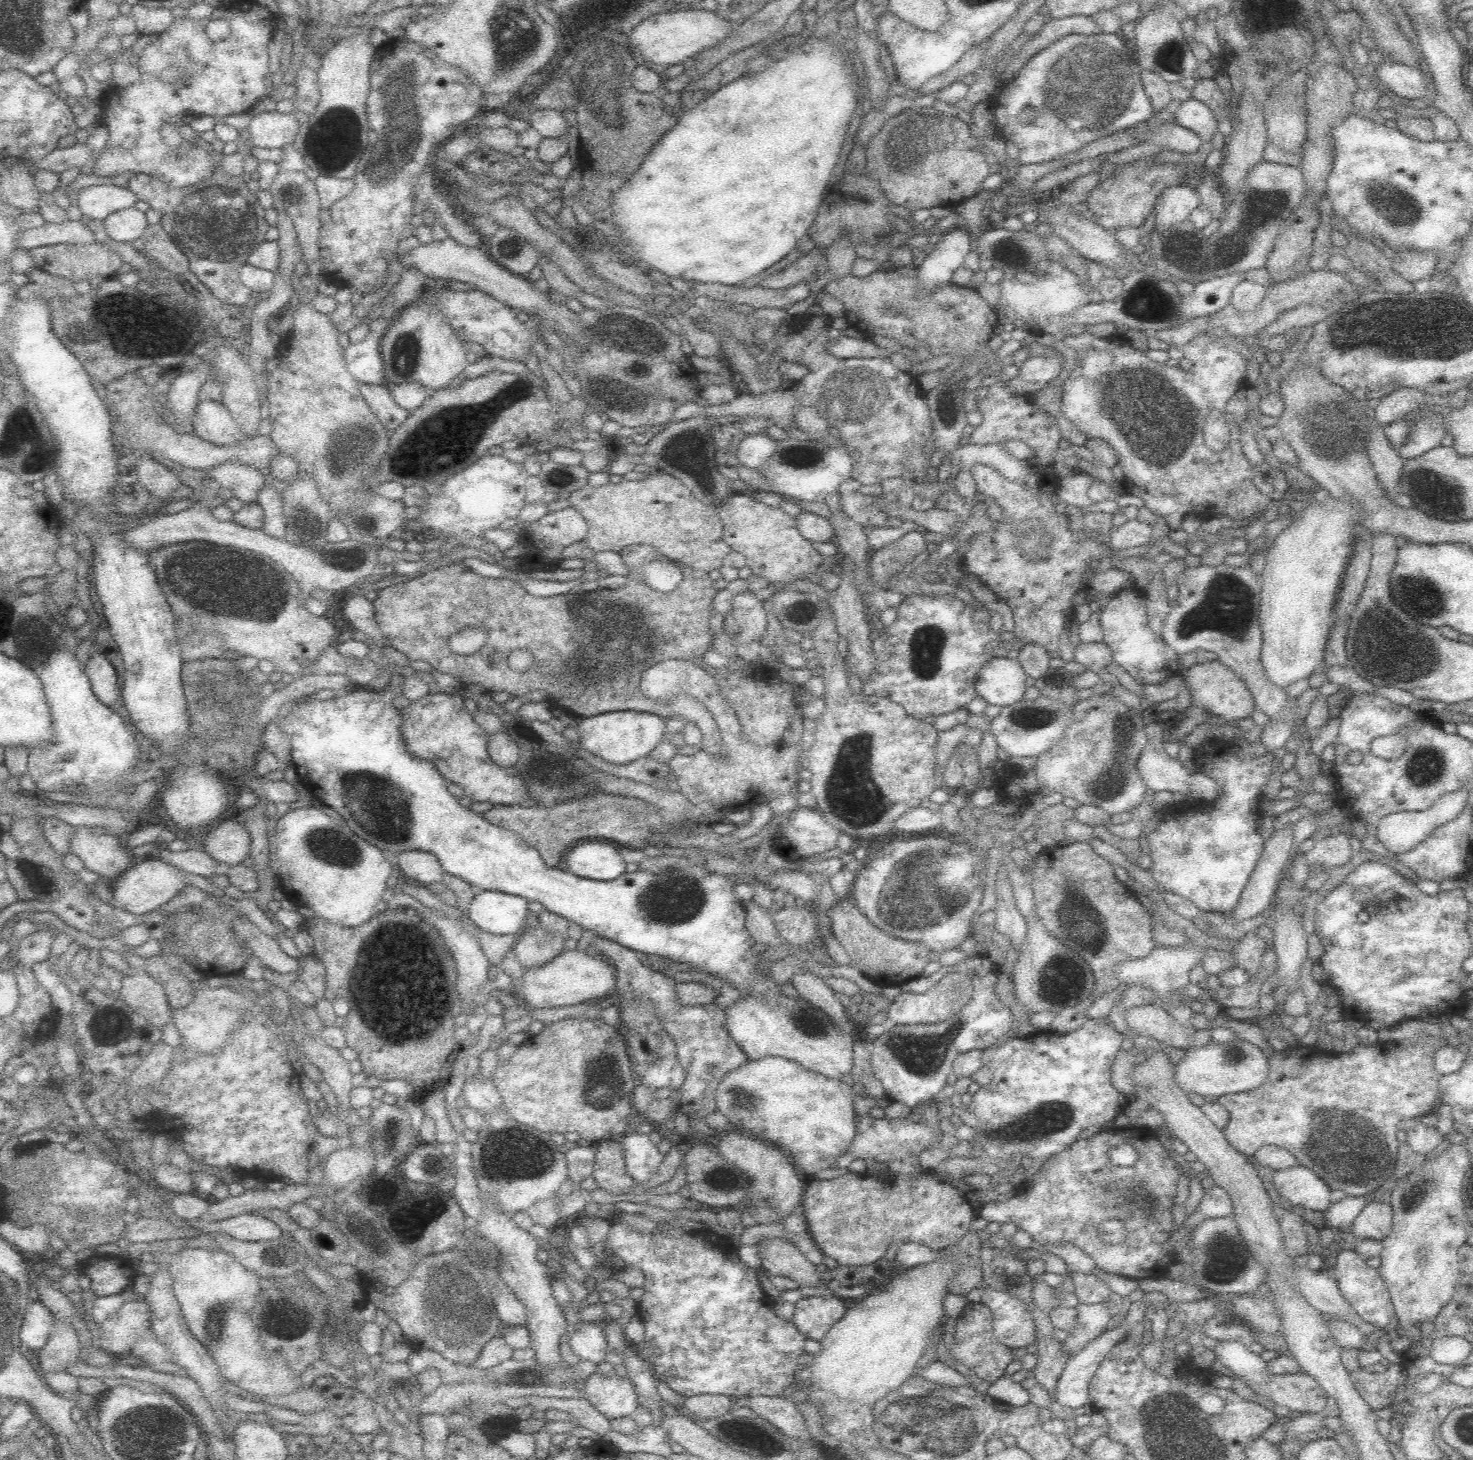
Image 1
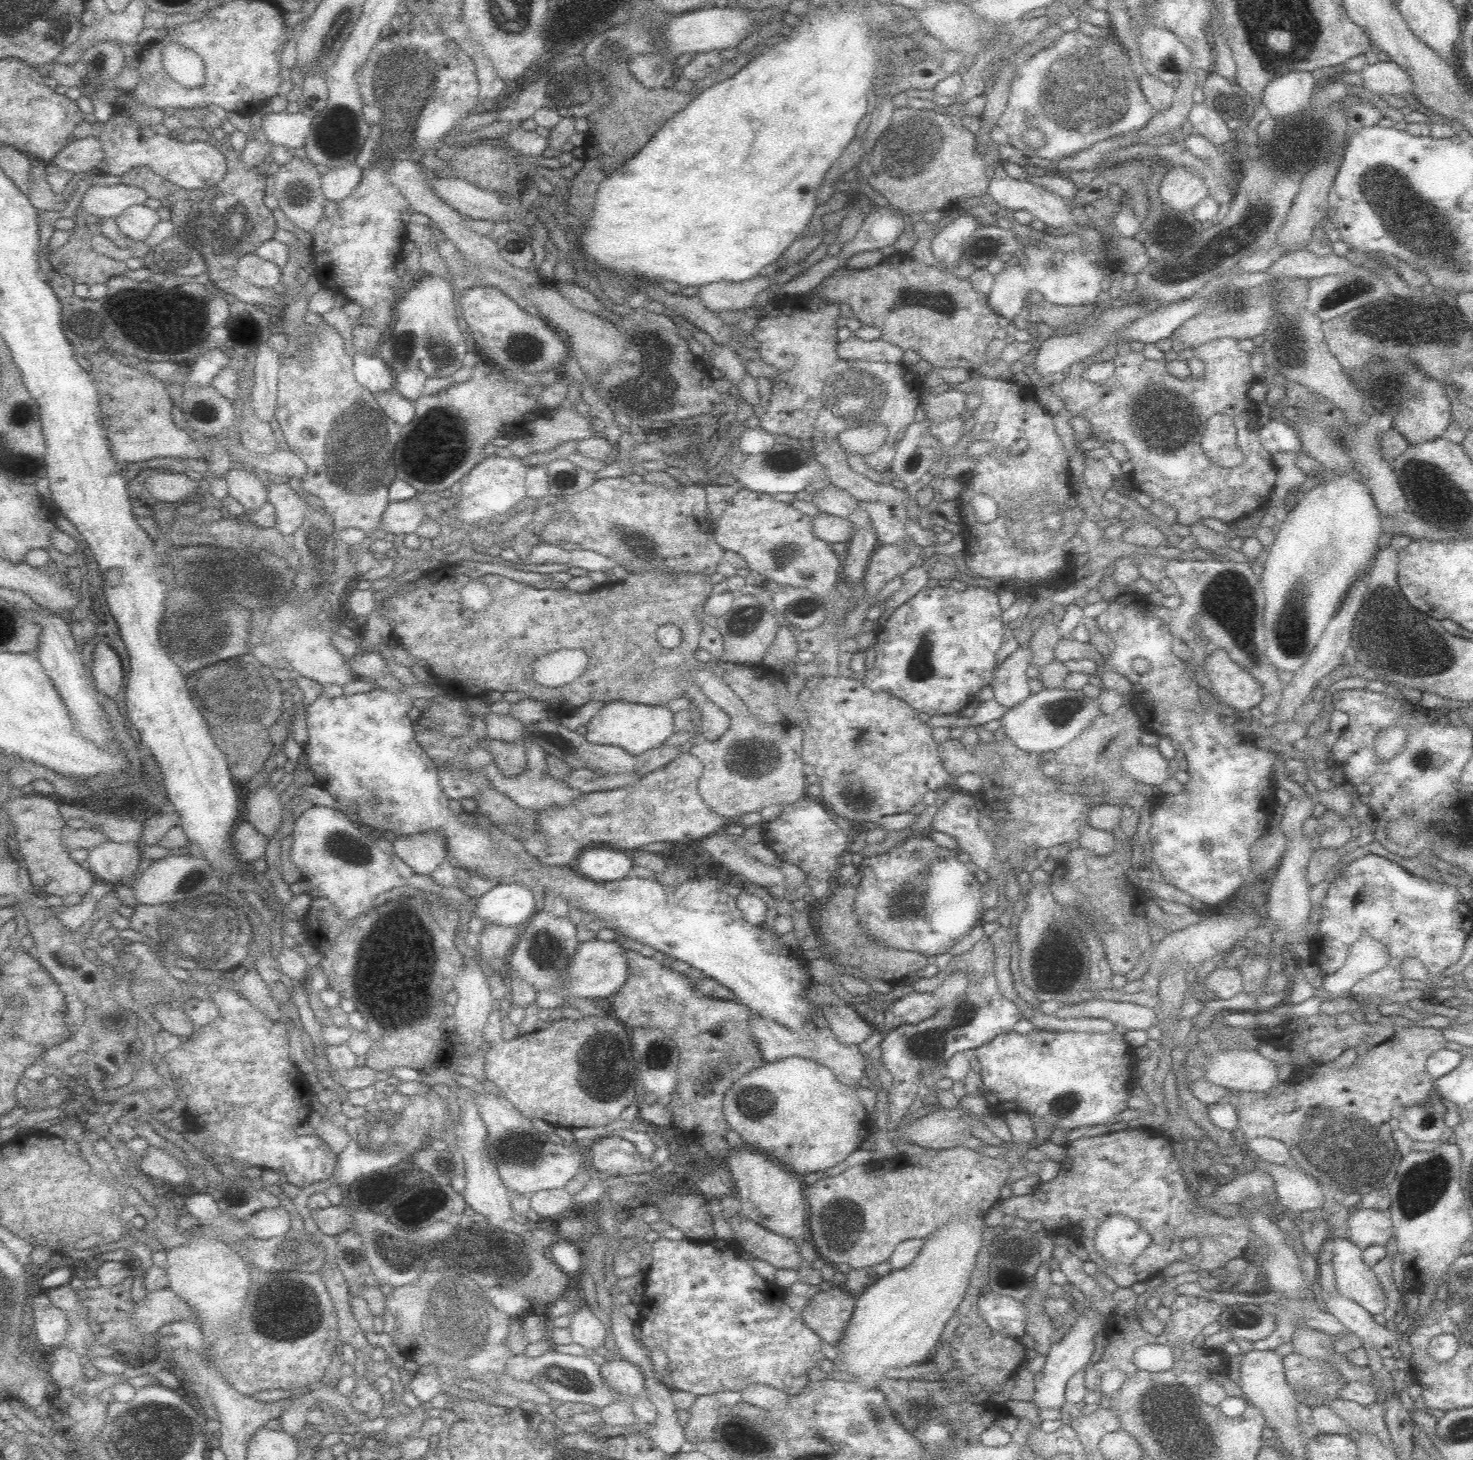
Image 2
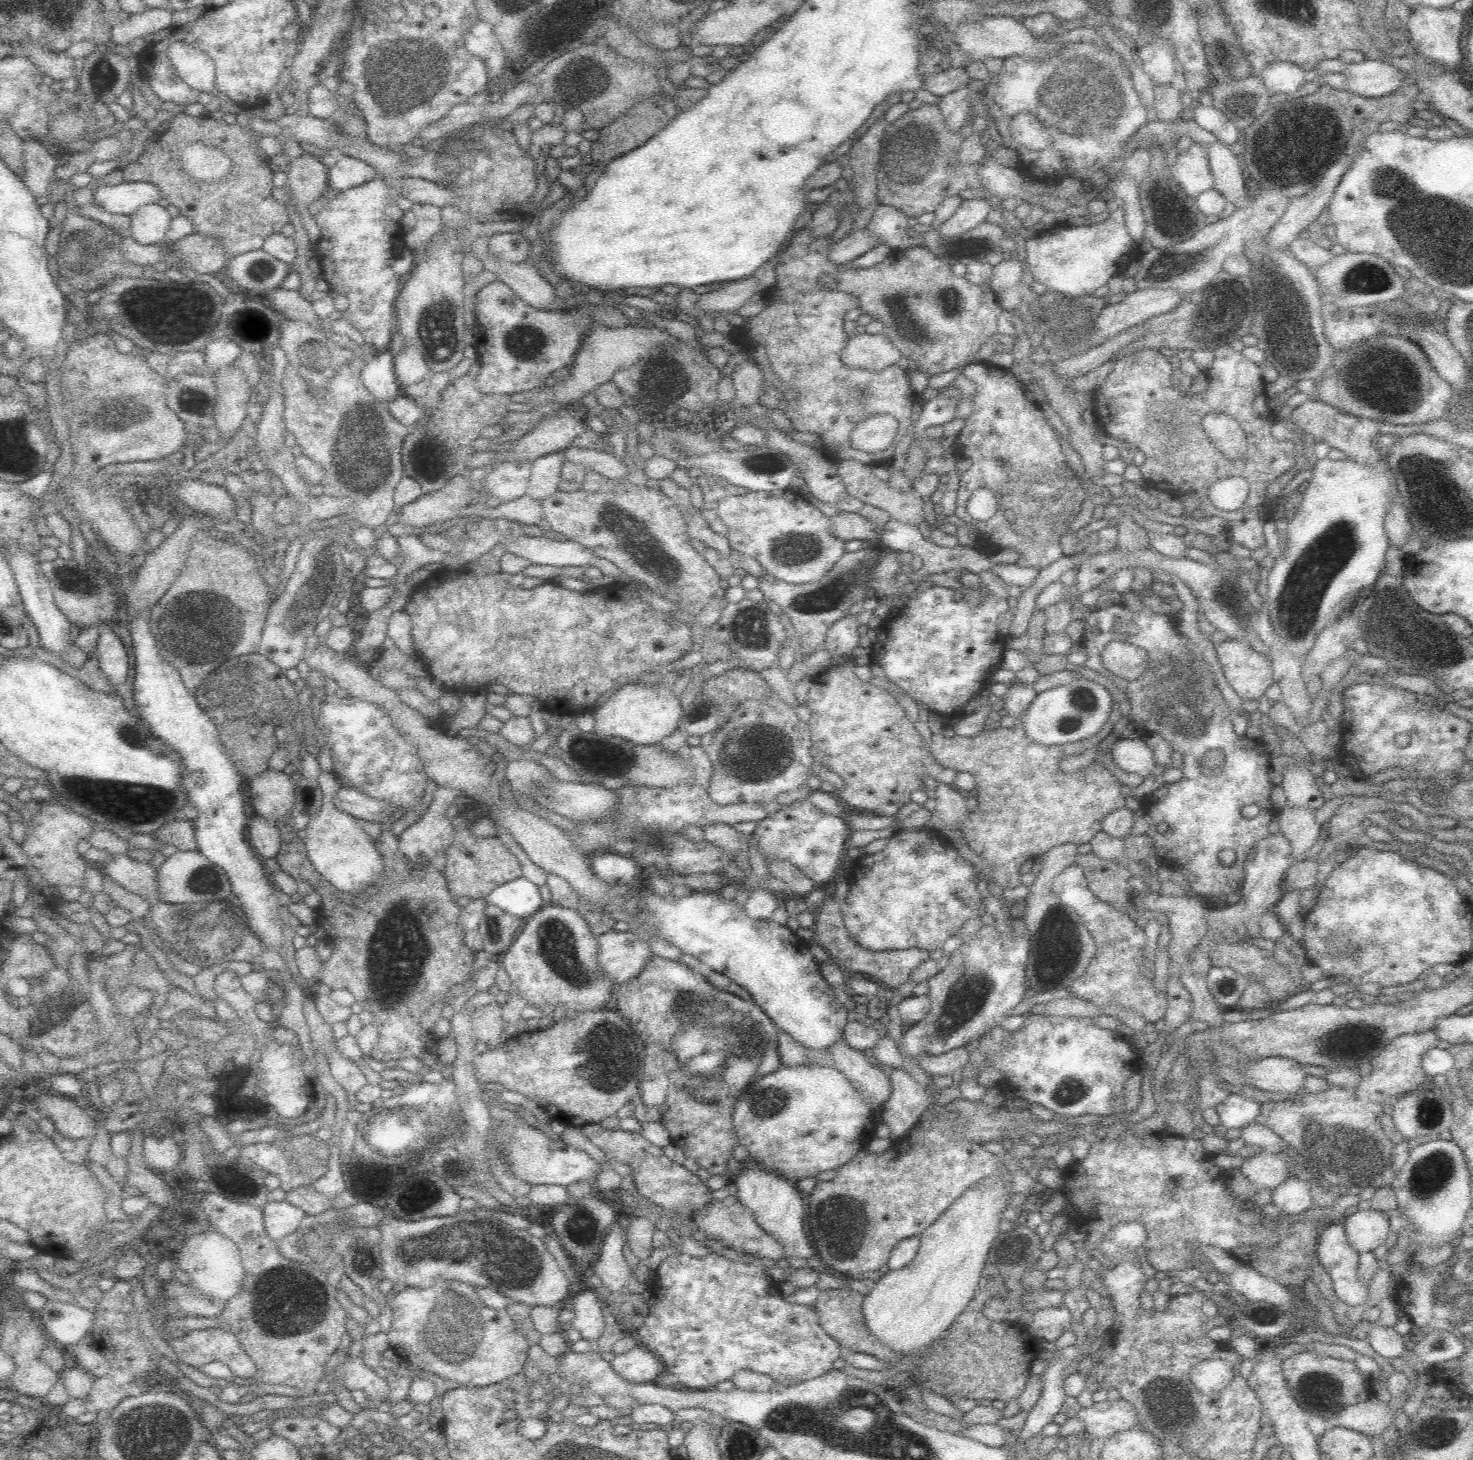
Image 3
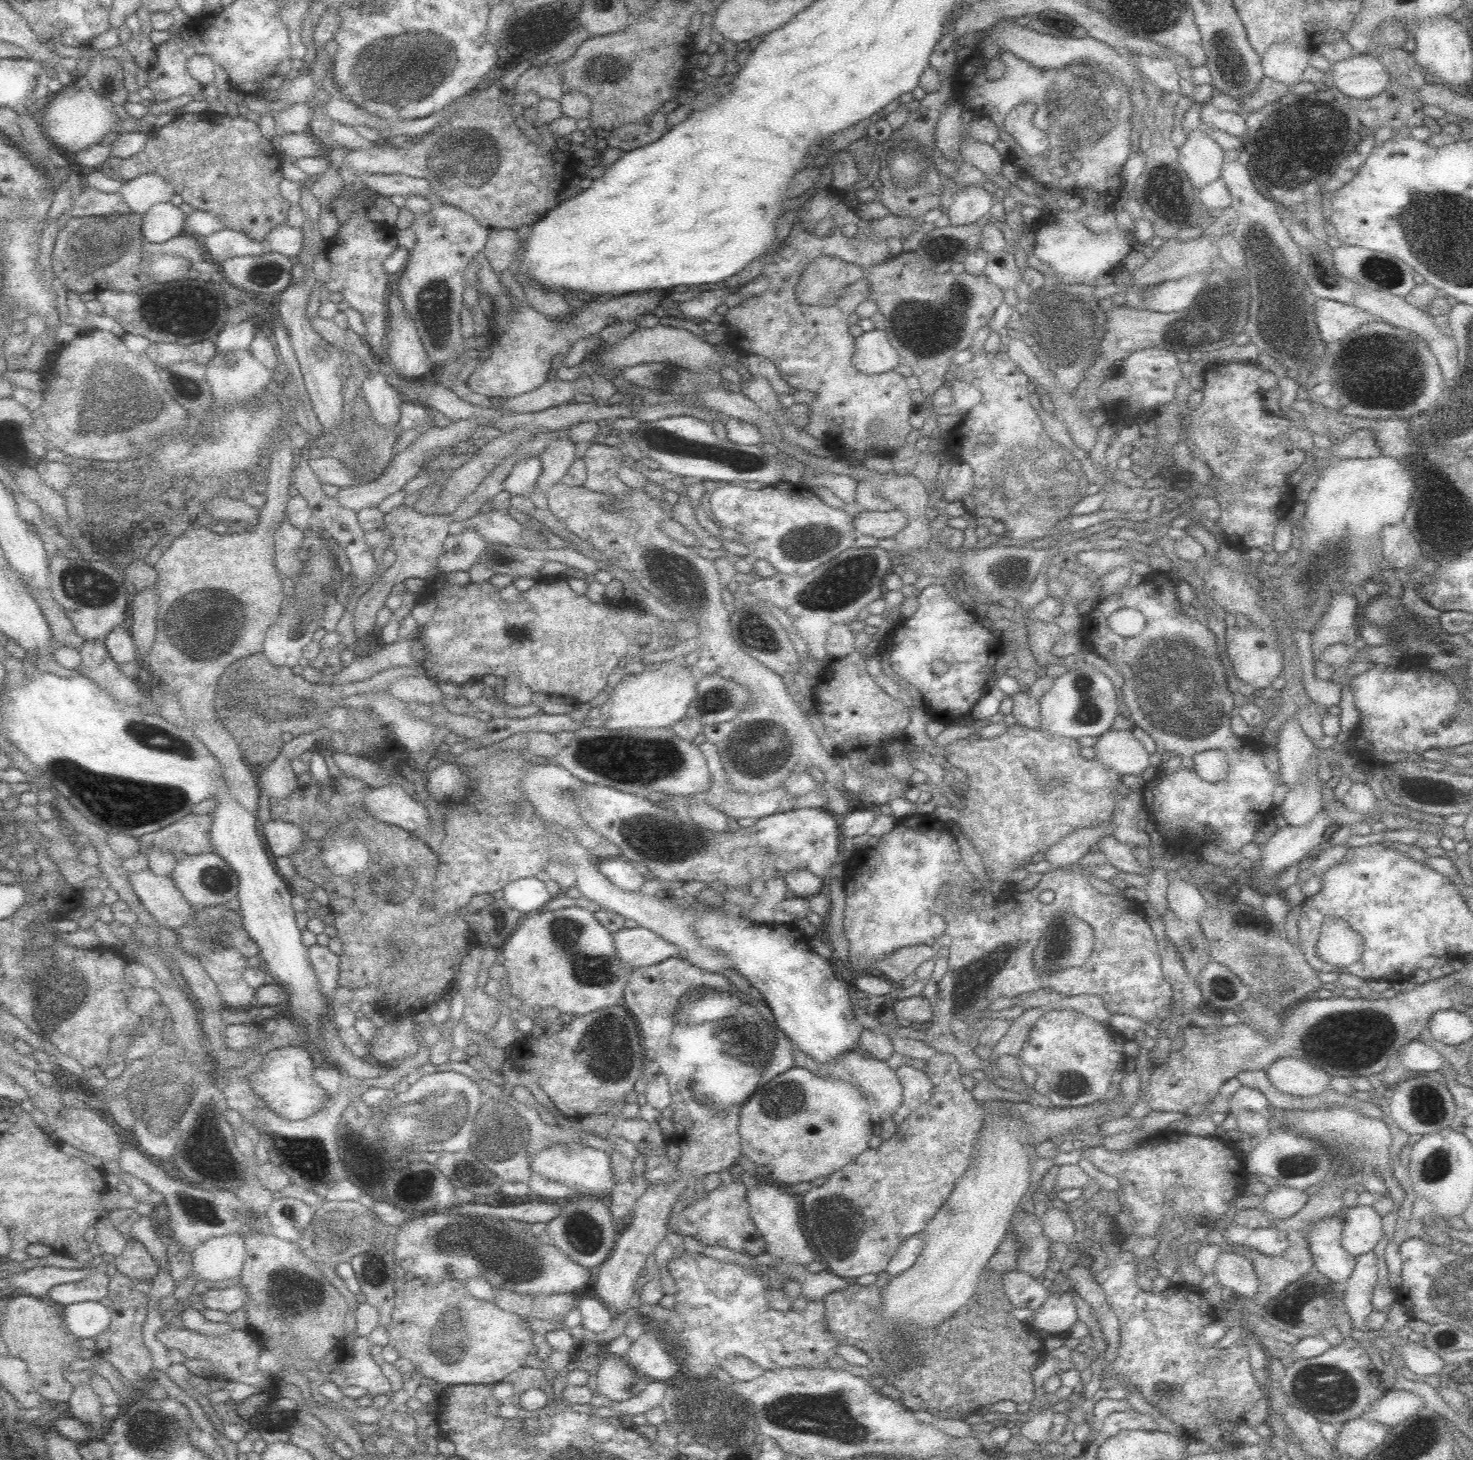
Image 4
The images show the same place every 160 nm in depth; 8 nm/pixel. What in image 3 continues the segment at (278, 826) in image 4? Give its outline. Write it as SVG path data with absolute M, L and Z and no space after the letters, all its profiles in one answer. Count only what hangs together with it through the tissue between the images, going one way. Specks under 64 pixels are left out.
M255 815L248 822L248 842L261 860L272 859L281 850L280 830L272 823Z

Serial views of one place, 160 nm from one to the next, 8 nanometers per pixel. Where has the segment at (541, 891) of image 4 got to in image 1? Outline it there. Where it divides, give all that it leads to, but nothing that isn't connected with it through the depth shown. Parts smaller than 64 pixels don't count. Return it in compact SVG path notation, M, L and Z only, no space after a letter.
M480 891L469 906L468 918L478 929L492 934L516 934L525 926L529 902L500 891Z

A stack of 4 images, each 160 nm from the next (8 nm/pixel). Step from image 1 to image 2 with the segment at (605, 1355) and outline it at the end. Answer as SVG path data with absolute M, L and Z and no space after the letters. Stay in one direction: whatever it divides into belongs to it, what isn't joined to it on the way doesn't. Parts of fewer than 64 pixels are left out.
M584 1299L576 1305L569 1327L573 1343L584 1347L588 1354L607 1341L609 1327L592 1313Z

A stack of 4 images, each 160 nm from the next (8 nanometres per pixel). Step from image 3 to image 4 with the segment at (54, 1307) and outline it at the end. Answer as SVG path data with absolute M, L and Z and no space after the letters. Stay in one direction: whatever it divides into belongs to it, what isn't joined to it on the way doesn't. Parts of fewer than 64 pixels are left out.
M84 1301L69 1304L62 1312L66 1329L74 1338L92 1338L98 1336L110 1324L108 1302Z

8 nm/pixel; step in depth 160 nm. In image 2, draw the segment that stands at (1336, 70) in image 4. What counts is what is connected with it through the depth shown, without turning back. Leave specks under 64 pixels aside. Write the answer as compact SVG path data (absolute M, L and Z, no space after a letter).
M1379 60L1367 64L1362 70L1362 93L1371 97L1378 94L1395 95L1401 98L1405 93L1413 93L1414 84L1408 72L1389 60Z

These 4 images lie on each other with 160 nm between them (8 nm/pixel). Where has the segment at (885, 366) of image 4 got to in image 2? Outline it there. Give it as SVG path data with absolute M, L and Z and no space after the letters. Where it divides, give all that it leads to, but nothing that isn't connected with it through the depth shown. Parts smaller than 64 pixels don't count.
M852 334L837 344L837 355L842 363L850 361L874 364L875 362L902 362L905 350L879 337L876 340L864 341L856 334Z

